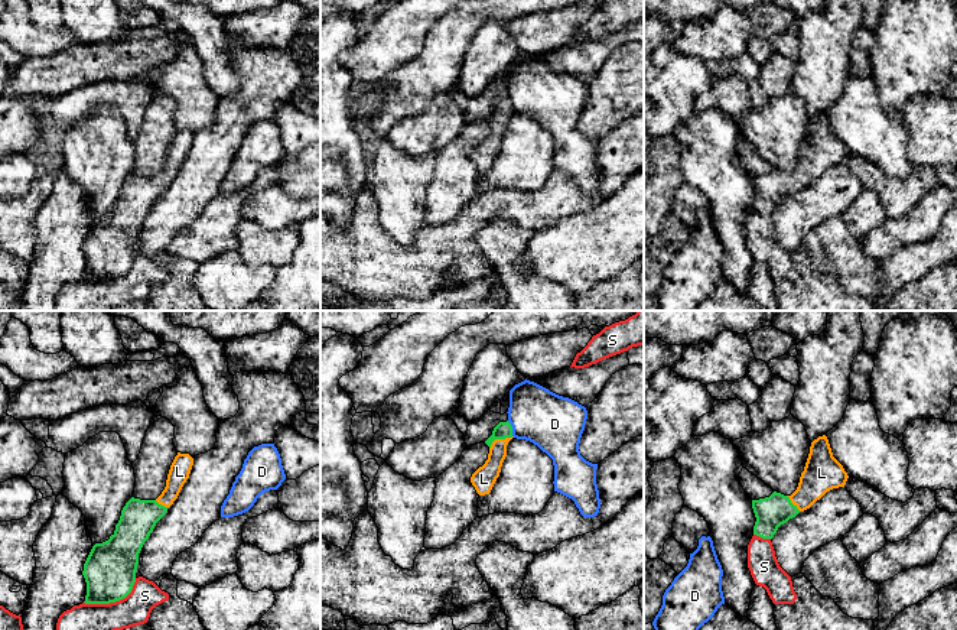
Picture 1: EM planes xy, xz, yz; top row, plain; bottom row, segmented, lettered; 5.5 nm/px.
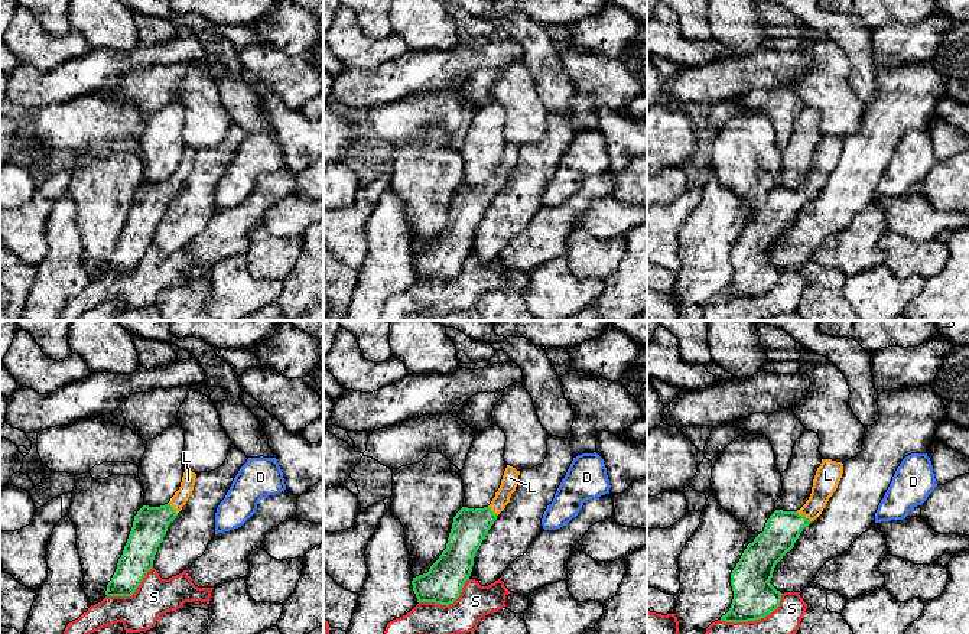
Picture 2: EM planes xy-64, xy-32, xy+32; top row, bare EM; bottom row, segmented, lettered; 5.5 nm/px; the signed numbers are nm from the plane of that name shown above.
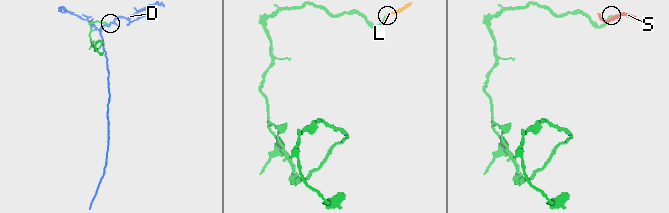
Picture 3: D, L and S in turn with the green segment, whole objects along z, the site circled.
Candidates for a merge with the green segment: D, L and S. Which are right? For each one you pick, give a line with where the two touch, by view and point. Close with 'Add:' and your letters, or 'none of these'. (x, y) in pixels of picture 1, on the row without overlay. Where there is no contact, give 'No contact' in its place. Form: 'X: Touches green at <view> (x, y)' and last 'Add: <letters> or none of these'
L: Touches green at xz (500, 114)
Add: L

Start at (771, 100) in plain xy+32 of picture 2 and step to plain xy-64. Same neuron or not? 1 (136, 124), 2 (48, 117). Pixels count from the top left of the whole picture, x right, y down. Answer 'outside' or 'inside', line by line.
1: inside
2: inside

